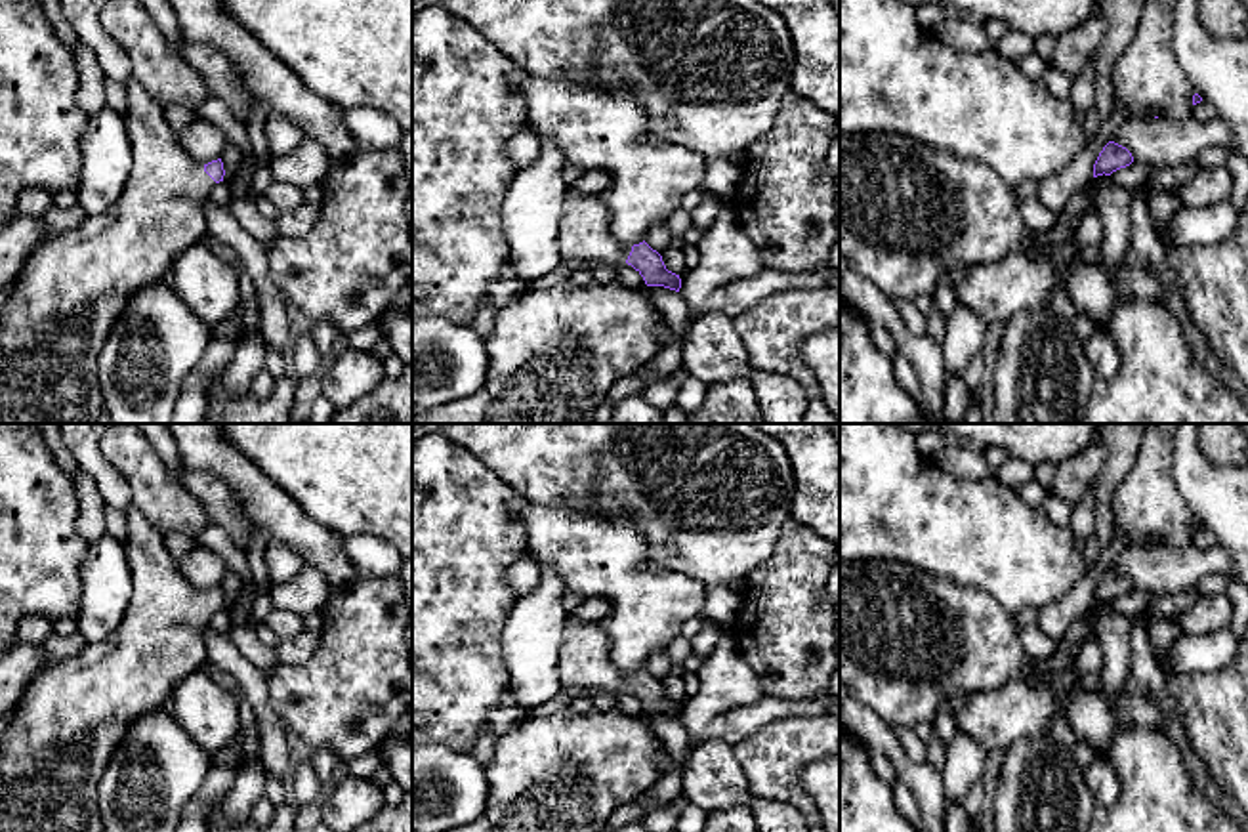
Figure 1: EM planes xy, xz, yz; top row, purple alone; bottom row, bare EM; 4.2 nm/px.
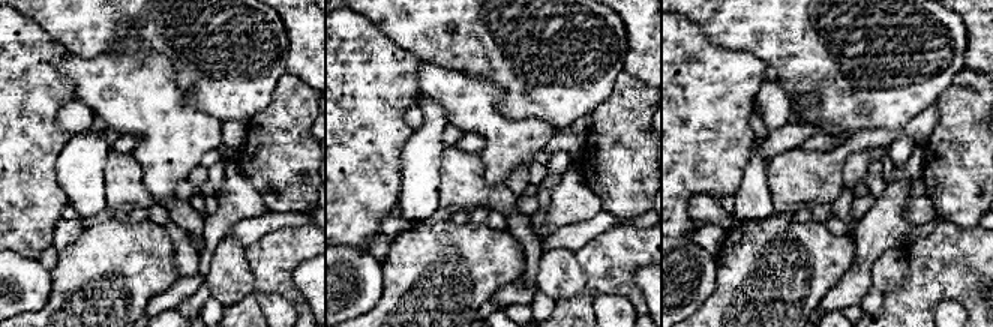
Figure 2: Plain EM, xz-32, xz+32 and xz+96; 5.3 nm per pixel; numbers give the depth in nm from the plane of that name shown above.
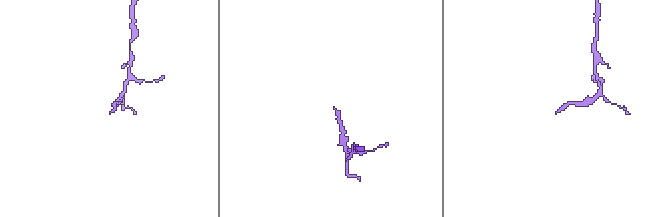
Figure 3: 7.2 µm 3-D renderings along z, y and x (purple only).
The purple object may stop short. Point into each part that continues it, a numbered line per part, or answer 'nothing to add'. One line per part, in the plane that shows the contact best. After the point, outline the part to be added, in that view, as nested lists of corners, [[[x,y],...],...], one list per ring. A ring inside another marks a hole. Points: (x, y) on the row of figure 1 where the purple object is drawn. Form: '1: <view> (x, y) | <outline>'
1: xy (71, 291) | [[[132,76],[126,84],[128,113],[122,118],[134,164],[118,200],[76,229],[36,246],[10,288],[0,313],[0,424],[97,424],[103,412],[99,353],[128,300],[153,282],[168,281],[181,252],[200,242],[208,229],[202,202],[216,181],[179,145],[177,134],[158,105]]]

